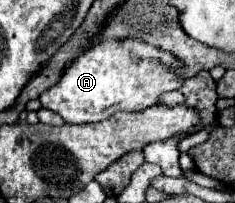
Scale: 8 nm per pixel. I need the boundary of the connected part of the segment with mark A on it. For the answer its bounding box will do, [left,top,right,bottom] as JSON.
[38,42,182,124]

